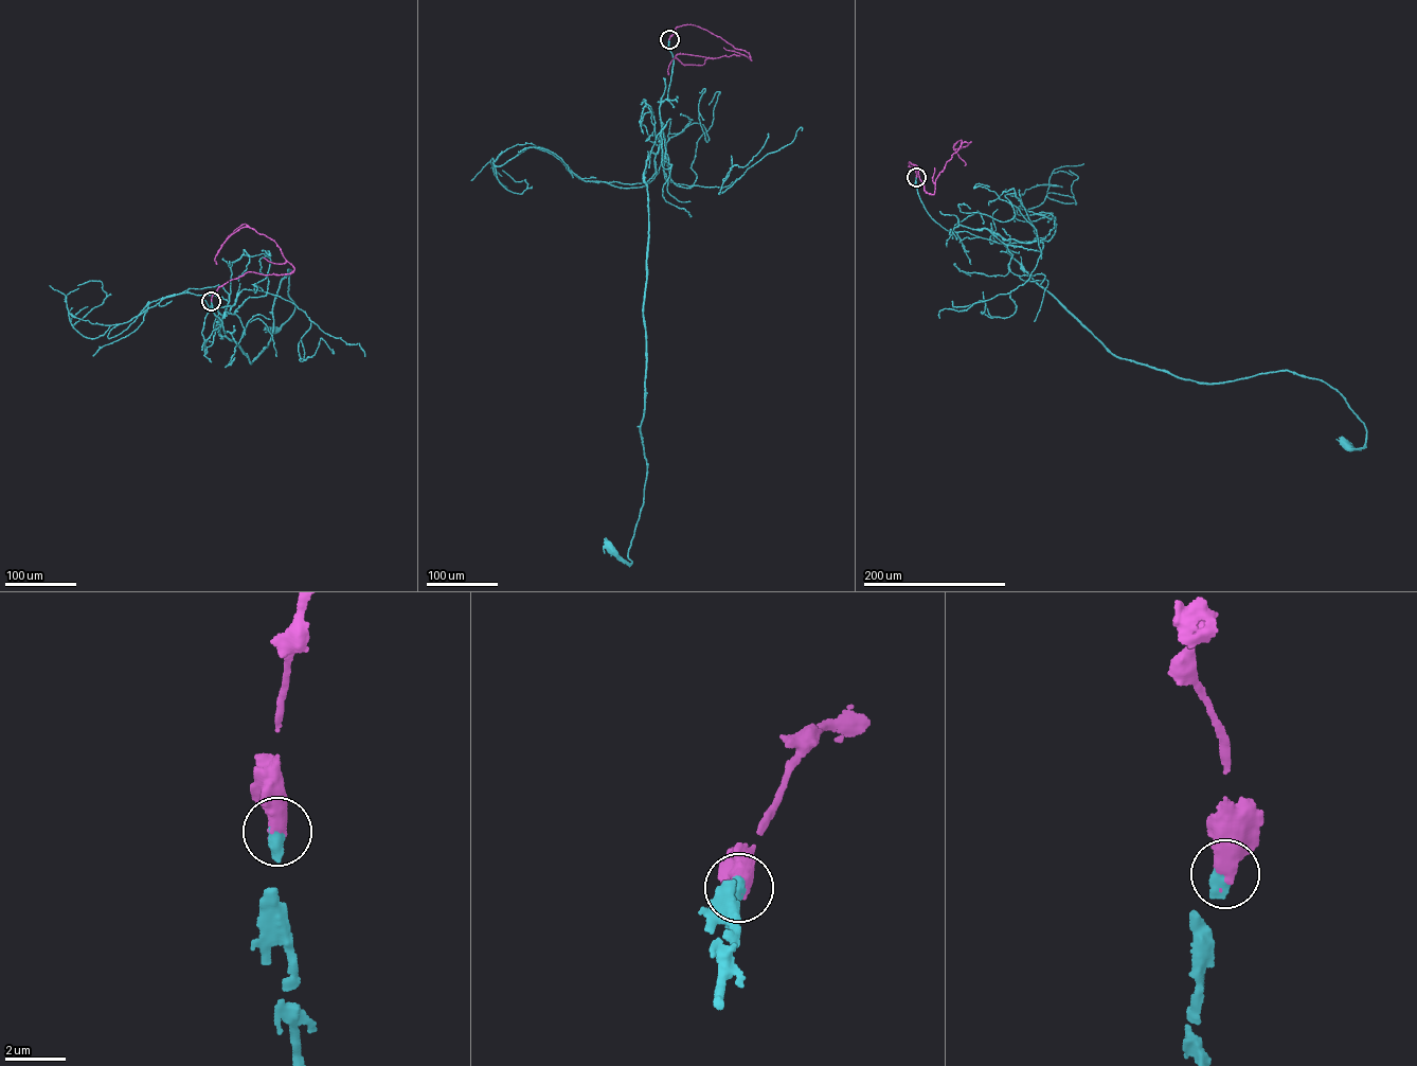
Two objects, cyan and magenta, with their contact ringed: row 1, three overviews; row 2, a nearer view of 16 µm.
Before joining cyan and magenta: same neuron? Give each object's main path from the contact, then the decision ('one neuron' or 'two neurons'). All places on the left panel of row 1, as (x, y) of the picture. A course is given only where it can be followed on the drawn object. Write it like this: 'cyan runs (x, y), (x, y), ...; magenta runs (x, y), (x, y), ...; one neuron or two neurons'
cyan runs (211, 301), (225, 333), (227, 313), (219, 334), (251, 363), (270, 339), (289, 269), (294, 309), (272, 329); magenta runs (211, 301), (219, 286), (247, 272), (294, 269), (273, 240), (248, 227), (232, 233), (216, 254), (245, 224); one neuron

